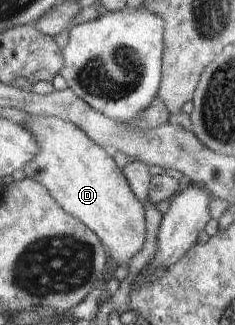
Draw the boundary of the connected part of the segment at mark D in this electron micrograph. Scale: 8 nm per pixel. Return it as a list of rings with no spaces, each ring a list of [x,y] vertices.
[[[31,116],[23,123],[23,127],[33,135],[39,147],[39,153],[33,157],[32,161],[29,161],[29,165],[23,167],[23,173],[28,179],[41,183],[53,195],[53,199],[61,205],[61,209],[65,209],[69,215],[73,215],[89,227],[104,244],[111,259],[114,259],[119,266],[129,266],[132,258],[142,250],[146,241],[145,207],[139,202],[133,189],[129,187],[129,181],[125,179],[123,171],[117,167],[111,152],[93,143],[81,129],[59,117]]]

